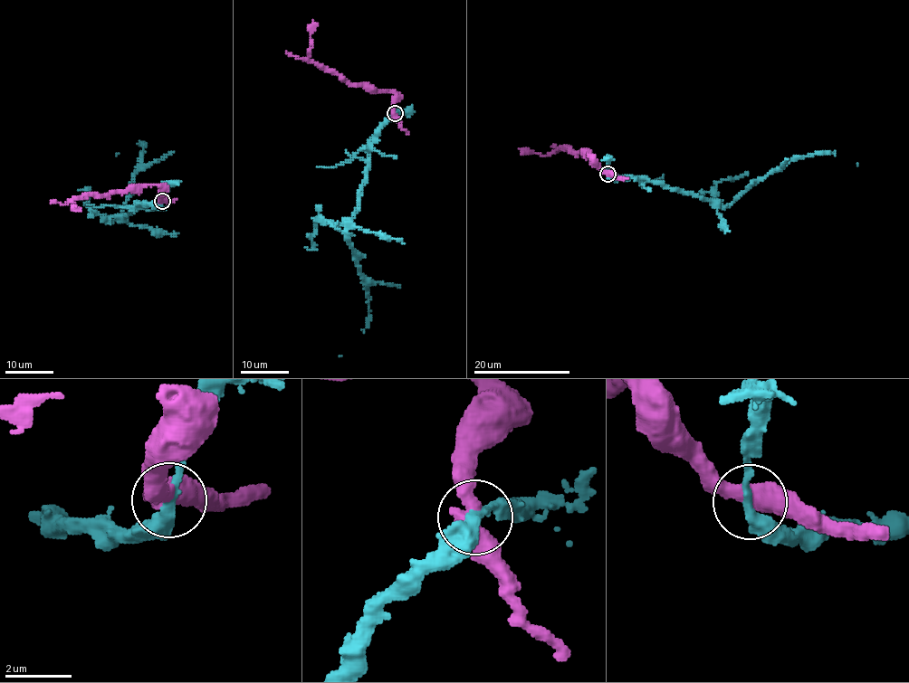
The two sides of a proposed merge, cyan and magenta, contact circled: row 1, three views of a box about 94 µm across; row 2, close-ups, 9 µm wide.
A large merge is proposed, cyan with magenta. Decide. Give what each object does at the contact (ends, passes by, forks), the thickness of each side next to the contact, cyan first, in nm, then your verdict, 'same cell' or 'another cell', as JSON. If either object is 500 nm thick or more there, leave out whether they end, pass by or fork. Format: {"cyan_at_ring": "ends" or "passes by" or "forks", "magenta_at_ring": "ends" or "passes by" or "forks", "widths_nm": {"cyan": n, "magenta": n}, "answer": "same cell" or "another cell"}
{"widths_nm": {"cyan": 320, "magenta": 550}, "answer": "another cell"}

